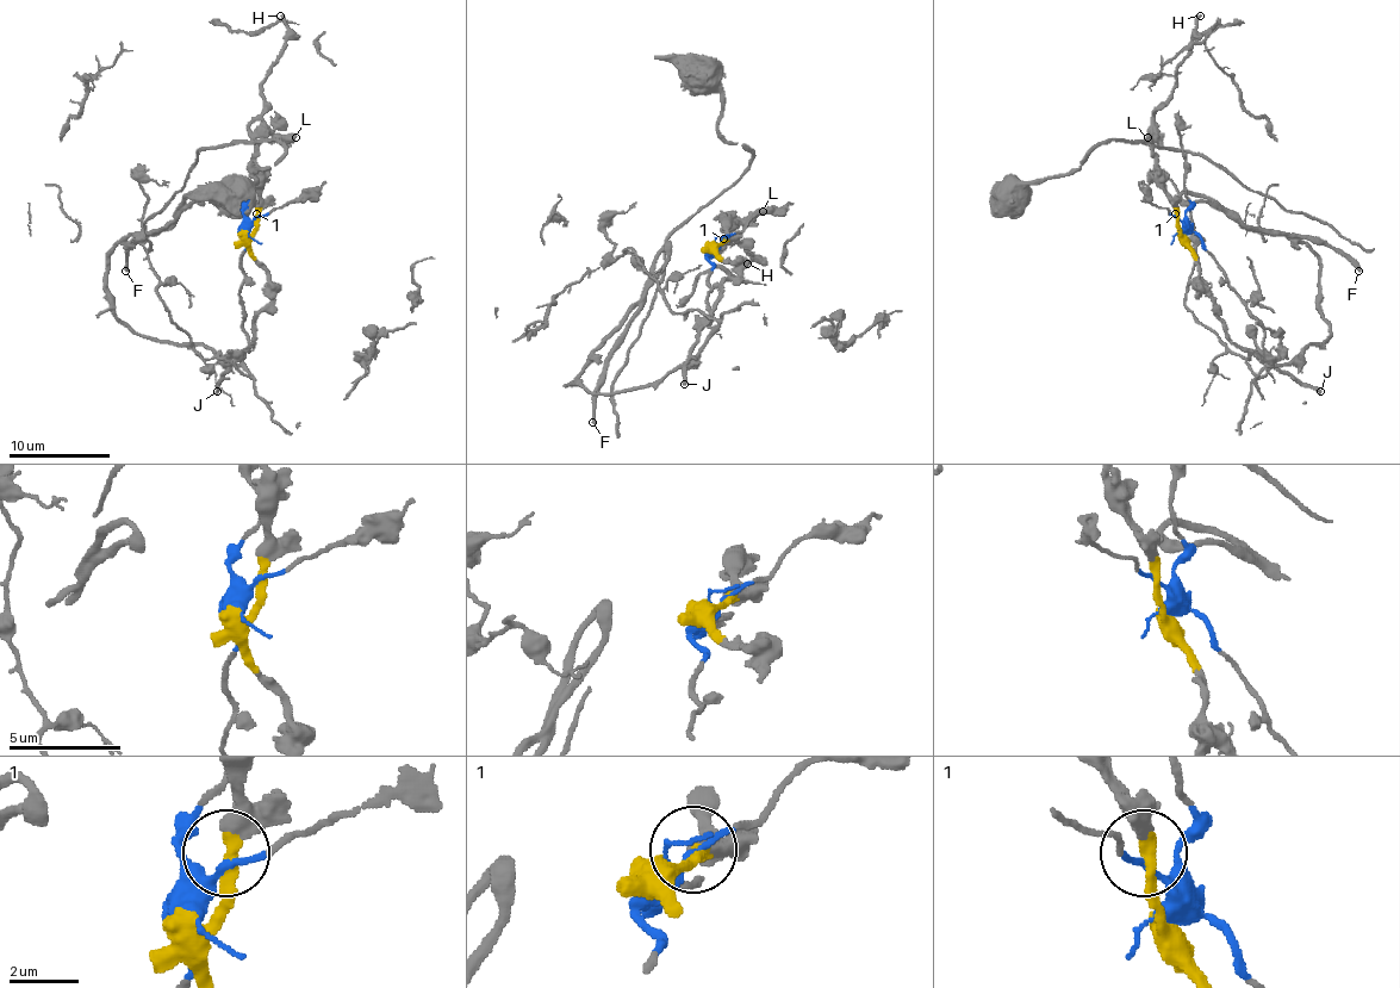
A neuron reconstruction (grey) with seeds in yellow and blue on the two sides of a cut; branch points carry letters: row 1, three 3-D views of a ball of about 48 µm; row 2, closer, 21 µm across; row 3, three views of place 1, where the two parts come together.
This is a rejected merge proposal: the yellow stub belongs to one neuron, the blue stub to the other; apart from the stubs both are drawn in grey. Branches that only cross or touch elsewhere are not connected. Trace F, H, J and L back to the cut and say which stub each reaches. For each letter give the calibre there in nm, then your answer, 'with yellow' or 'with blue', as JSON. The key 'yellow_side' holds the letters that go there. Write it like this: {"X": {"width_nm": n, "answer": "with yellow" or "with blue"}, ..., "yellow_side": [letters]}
{"F": {"width_nm": 300, "answer": "with blue"}, "H": {"width_nm": 240, "answer": "with yellow"}, "J": {"width_nm": 280, "answer": "with yellow"}, "L": {"width_nm": 500, "answer": "with yellow"}, "yellow_side": ["H", "J", "L"]}

